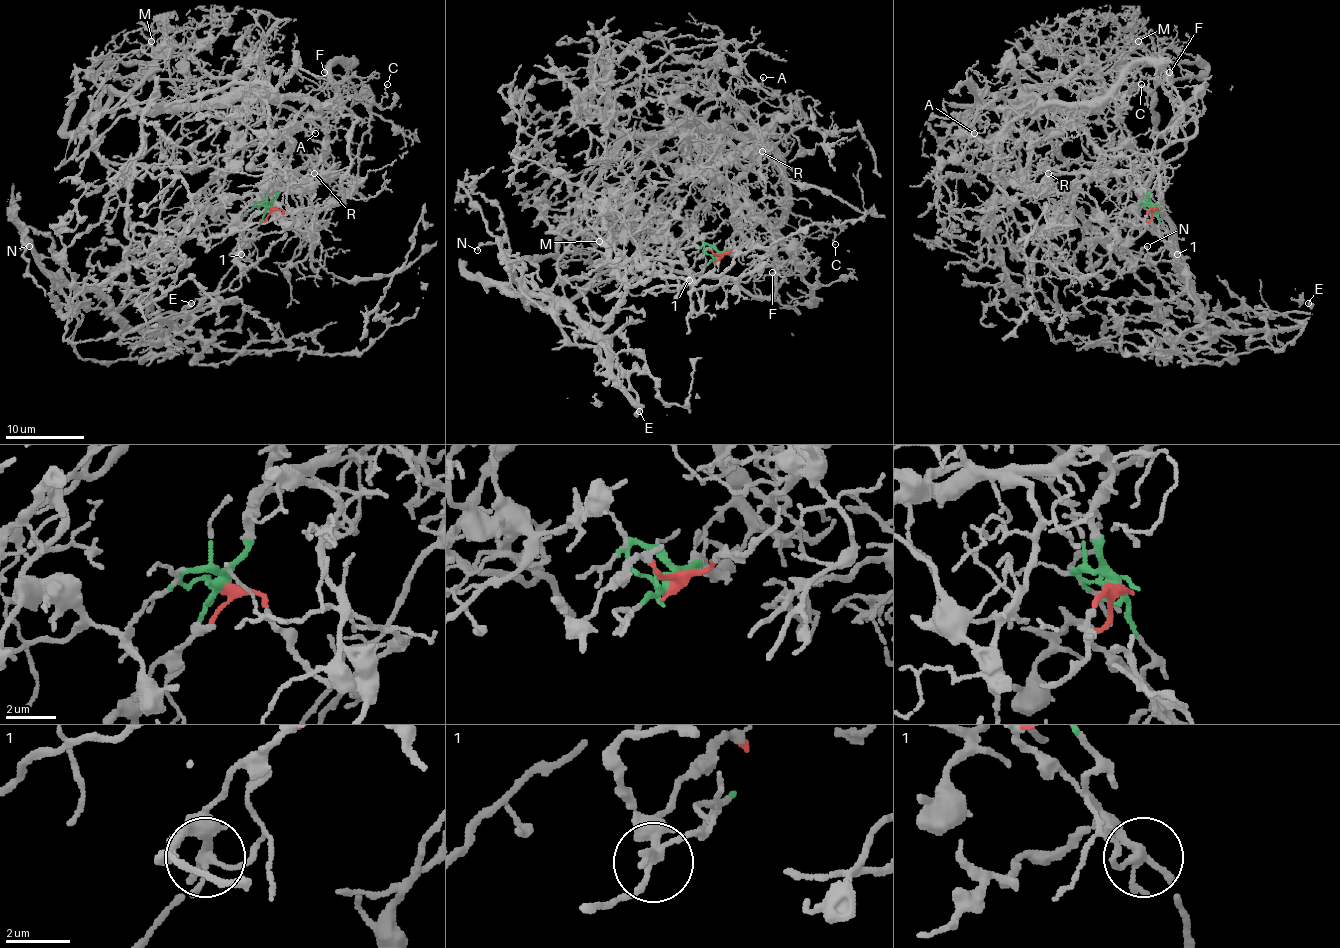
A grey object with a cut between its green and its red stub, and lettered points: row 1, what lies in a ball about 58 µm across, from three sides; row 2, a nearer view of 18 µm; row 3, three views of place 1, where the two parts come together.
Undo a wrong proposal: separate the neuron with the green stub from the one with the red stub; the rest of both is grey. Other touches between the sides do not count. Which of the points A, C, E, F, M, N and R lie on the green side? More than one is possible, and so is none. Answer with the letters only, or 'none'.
A, C, F, M, R

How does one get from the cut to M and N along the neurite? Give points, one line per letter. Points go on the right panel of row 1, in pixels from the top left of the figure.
M: (1154, 207), (1080, 128), (1027, 95), (1055, 75), (1104, 75), (1144, 29), (1138, 41)
N: (1154, 207), (1146, 223), (1187, 275), (1156, 314), (1181, 330), (1225, 332), (1185, 308), (1140, 259), (1148, 245)

